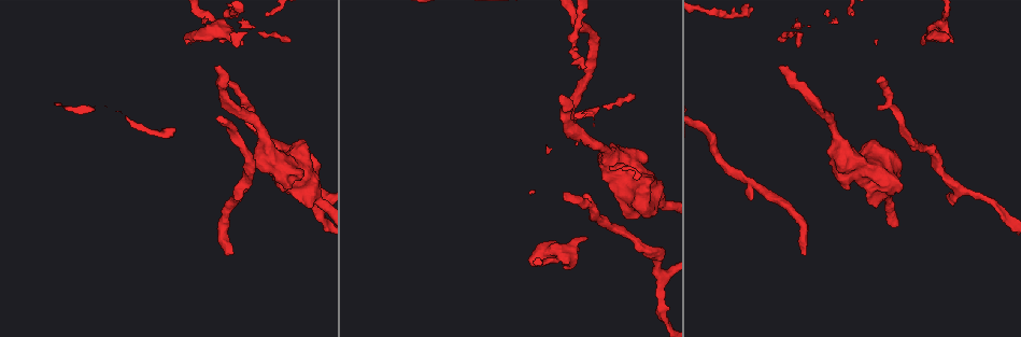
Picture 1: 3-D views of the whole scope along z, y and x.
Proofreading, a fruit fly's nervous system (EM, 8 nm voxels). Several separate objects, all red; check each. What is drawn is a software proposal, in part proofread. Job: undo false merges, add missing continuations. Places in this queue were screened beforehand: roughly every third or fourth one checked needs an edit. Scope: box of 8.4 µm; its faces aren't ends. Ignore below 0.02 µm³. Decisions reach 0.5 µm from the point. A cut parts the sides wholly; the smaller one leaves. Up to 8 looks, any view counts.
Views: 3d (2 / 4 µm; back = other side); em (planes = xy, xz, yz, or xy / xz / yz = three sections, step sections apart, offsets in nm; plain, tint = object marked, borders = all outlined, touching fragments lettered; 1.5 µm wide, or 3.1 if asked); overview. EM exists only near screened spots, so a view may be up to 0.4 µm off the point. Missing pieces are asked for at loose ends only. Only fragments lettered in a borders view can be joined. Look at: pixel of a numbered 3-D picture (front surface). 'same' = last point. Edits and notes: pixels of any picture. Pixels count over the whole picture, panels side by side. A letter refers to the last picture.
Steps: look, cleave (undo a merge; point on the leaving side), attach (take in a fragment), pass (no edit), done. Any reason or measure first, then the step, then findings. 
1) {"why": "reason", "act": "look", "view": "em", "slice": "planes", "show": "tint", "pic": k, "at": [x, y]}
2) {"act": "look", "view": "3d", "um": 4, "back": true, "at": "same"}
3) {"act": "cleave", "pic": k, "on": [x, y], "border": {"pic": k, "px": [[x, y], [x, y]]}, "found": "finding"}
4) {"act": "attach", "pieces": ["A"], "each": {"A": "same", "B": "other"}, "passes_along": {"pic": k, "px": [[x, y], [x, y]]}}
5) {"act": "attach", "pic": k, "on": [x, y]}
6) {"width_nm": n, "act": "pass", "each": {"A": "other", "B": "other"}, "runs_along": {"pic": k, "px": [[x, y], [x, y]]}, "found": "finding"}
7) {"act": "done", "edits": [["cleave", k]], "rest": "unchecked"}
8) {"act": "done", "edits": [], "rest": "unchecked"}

{"why": "an open end", "act": "look", "view": "em", "slice": "xz", "step": 8, "show": "borders", "pic": 1, "at": [185, 38]}

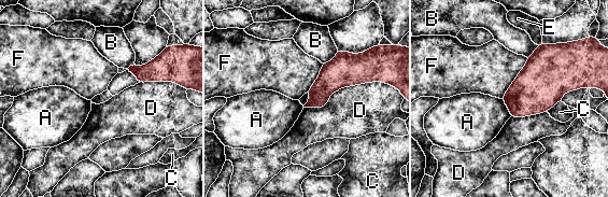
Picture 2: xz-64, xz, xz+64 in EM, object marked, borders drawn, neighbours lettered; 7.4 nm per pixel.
{"act": "look", "view": "em", "slice": "planes", "show": "borders", "at": "same"}

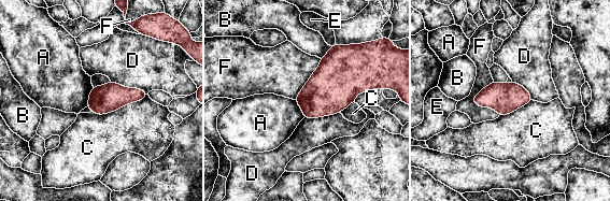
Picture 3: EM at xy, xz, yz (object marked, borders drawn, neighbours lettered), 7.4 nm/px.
{"width_nm": 220, "act": "pass", "each": {"A": "other", "B": "other", "C": "other", "D": "other", "E": "other", "F": "other"}, "border": {"pic": 3, "px": [[93, 86], [87, 105]]}, "found": "no lettered fragment goes on from it"}

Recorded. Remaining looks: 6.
{"why": "end of a long branch", "act": "look", "view": "em", "slice": "xz", "step": 4, "show": "borders", "pic": 1, "at": [562, 94]}

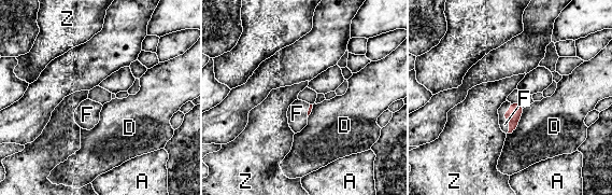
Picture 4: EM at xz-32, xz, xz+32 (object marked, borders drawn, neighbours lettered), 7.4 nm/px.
{"act": "attach", "pieces": ["F"], "each": {"A": "other", "D": "other", "F": "same", "Z": "other"}, "found": "it goes on there"}

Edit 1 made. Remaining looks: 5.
{"act": "look", "view": "em", "slice": "xz", "step": 4, "show": "tint", "pic": 1, "at": [802, 254]}

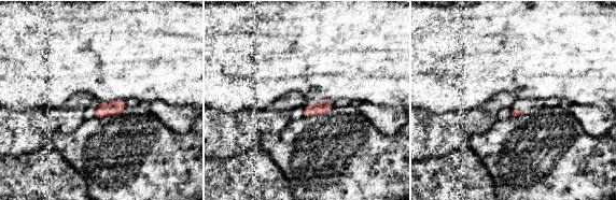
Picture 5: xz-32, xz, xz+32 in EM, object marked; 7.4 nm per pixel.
{"why": "see the neighbours", "act": "look", "view": "em", "slice": "xz", "step": 4, "show": "borders", "at": "same"}

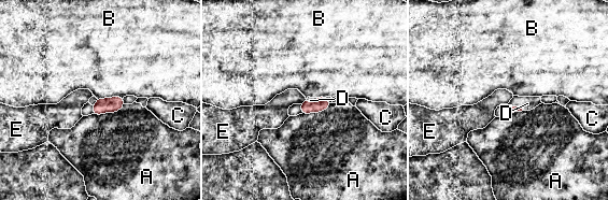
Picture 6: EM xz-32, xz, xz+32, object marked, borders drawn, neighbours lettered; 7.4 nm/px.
{"act": "attach", "pieces": ["D"], "each": {"A": "other", "B": "other", "C": "other", "D": "same", "E": "other"}, "found": "the neuron continues"}

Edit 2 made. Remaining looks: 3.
{"act": "done", "edits": [["attach", 4], ["attach", 6]], "rest": "unchecked"}

